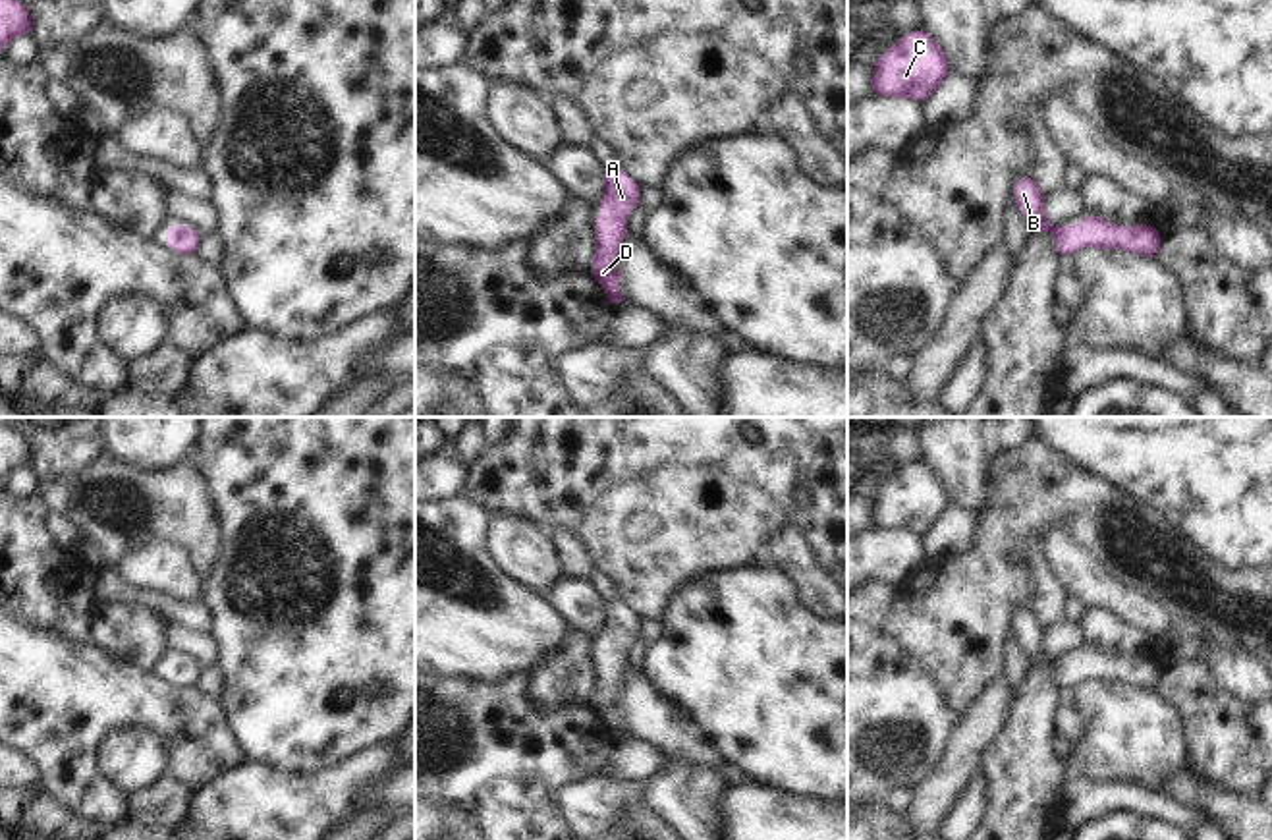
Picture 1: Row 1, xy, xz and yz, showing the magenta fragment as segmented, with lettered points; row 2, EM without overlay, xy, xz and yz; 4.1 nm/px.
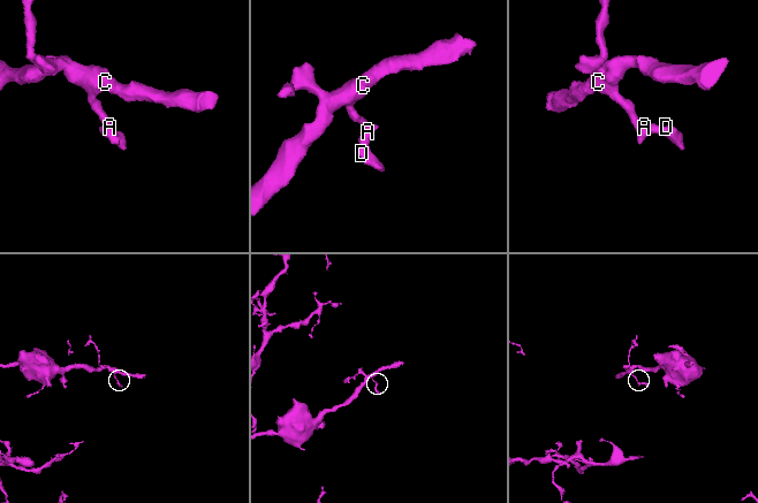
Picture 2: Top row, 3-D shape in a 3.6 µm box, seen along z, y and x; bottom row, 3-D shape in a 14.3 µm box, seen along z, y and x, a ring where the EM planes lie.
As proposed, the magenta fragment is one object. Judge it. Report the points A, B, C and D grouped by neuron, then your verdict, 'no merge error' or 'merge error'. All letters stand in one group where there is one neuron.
groups A B C D; no merge error

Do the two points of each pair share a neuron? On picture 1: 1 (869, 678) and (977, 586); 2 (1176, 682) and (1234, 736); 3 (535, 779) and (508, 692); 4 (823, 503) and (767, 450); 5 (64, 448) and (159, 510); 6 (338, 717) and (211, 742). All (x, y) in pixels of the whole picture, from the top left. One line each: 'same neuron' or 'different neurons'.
1: different neurons
2: same neuron
3: same neuron
4: same neuron
5: different neurons
6: different neurons

